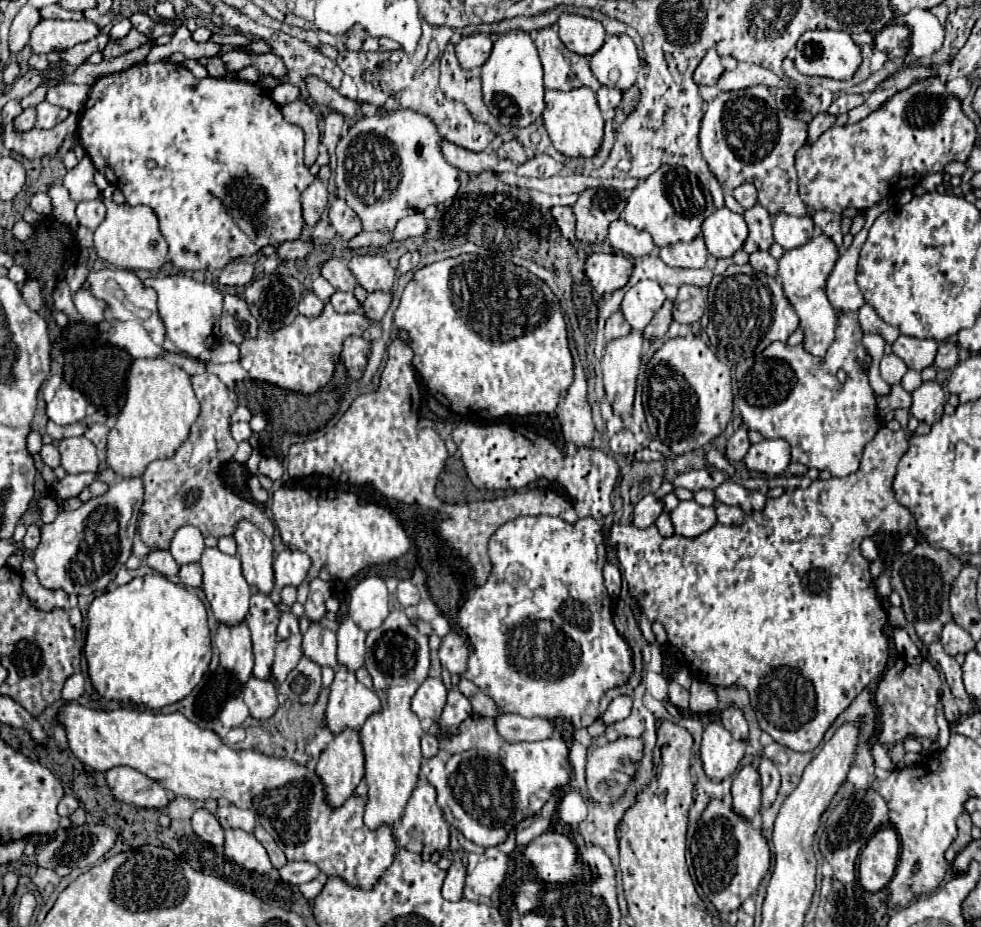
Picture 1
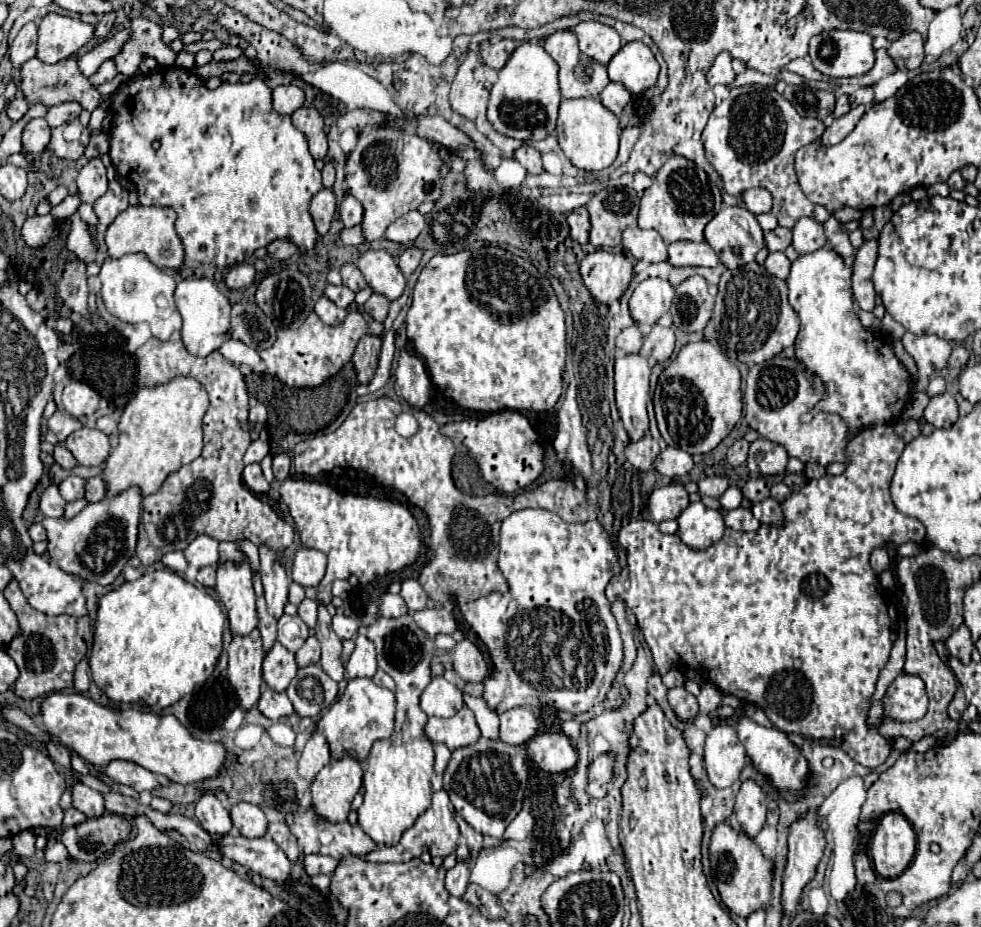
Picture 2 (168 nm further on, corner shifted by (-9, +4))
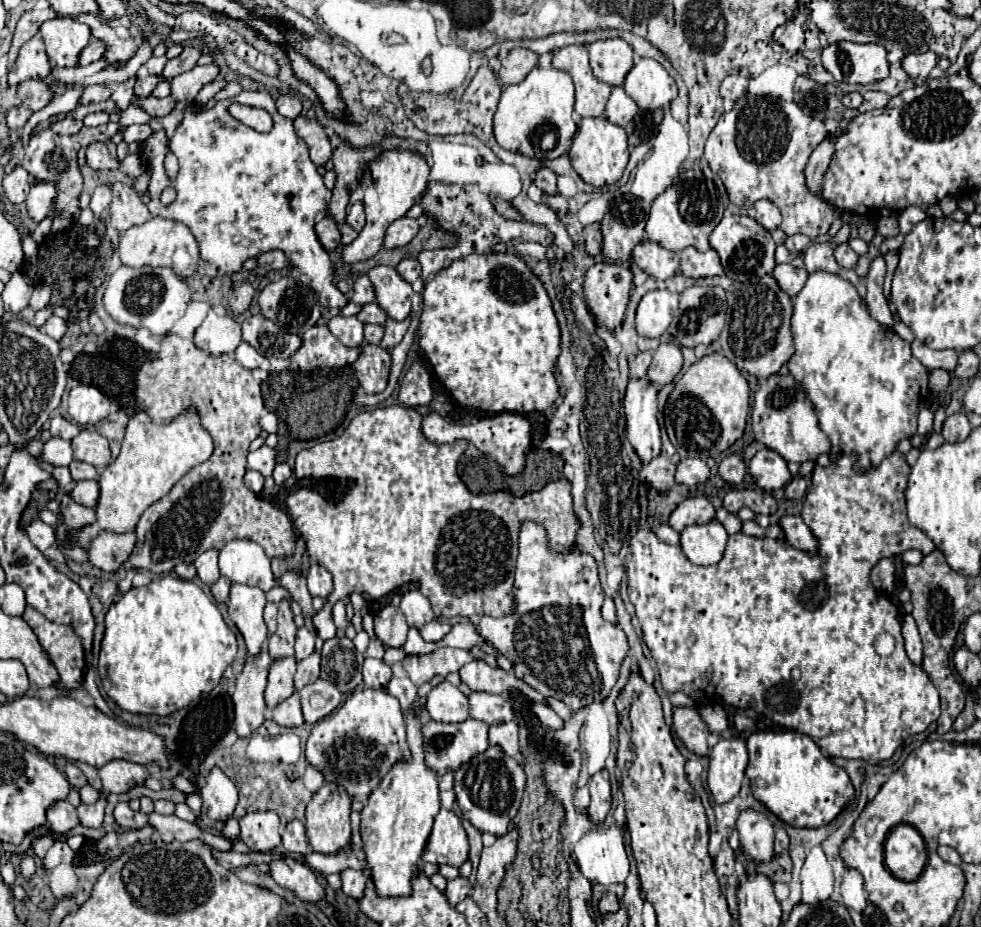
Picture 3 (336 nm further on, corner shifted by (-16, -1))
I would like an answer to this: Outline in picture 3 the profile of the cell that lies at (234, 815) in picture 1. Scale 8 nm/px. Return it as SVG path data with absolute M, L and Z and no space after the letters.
M250 812L240 820L240 838L254 852L268 852L282 844L276 812Z

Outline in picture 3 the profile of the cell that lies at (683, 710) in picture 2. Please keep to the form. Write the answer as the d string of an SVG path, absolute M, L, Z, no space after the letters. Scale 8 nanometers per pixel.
M674 708L674 730L690 752L696 756L706 756L706 738L710 732L696 708Z

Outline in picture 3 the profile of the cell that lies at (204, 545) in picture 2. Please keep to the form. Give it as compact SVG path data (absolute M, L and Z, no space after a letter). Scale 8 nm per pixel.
M206 550L204 554L200 554L194 560L194 566L198 570L198 578L204 584L208 584L208 586L214 584L220 578L220 572L218 572L218 550Z

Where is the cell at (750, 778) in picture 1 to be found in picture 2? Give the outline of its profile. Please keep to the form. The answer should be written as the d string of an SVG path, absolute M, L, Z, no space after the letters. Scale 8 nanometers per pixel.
M753 779L743 781L735 801L735 817L749 837L755 837L761 831L761 827L765 825L765 813L767 813L765 791Z

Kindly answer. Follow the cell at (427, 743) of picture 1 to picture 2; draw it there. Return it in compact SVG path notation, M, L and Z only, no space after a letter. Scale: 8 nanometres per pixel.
M435 743L433 749L435 749L435 771L441 775L443 769L447 767L447 761L451 757L451 751L445 745L441 745L441 743Z

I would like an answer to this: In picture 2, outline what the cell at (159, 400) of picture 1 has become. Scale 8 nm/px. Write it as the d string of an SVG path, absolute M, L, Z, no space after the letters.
M179 375L179 377L173 377L173 379L169 379L167 383L161 383L161 385L141 387L121 415L119 445L109 453L107 463L105 463L103 479L107 483L107 495L109 497L117 495L131 485L139 485L143 495L151 495L161 487L161 483L167 479L169 473L173 473L181 465L197 459L201 455L201 449L203 449L201 419L203 419L207 409L209 409L209 395L207 395L205 387L193 377Z

